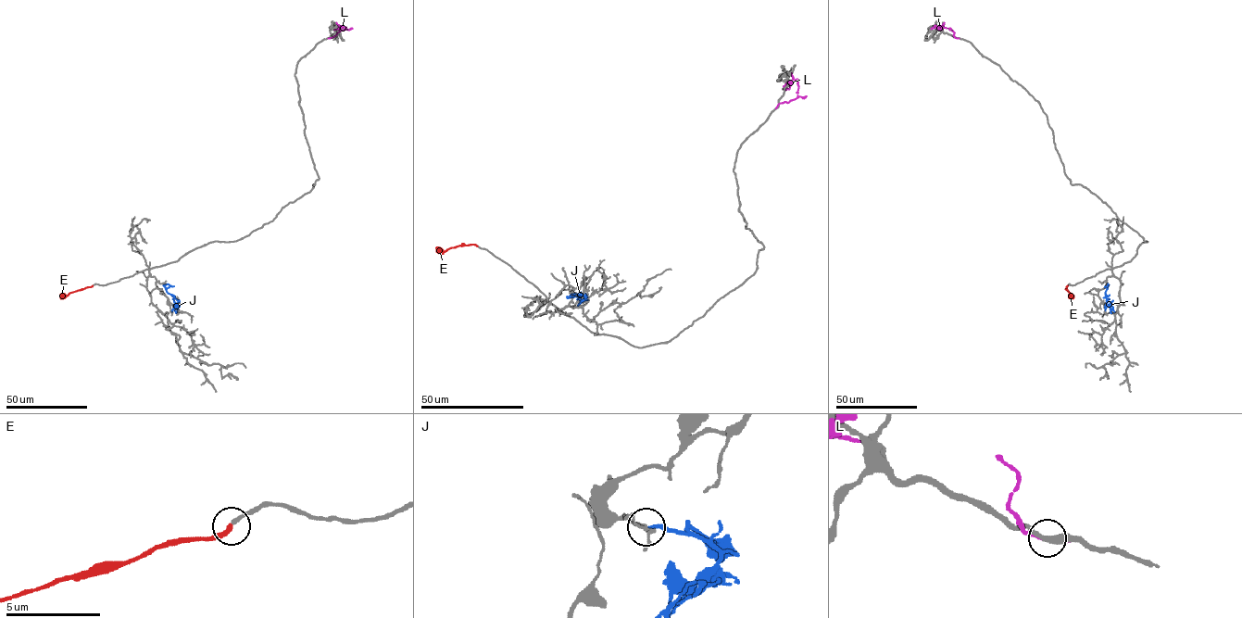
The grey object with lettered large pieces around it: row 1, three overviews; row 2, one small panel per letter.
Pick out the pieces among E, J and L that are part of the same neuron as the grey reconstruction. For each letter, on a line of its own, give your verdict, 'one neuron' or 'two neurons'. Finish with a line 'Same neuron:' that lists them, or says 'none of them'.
E: two neurons
J: two neurons
L: two neurons
Same neuron: none of them

